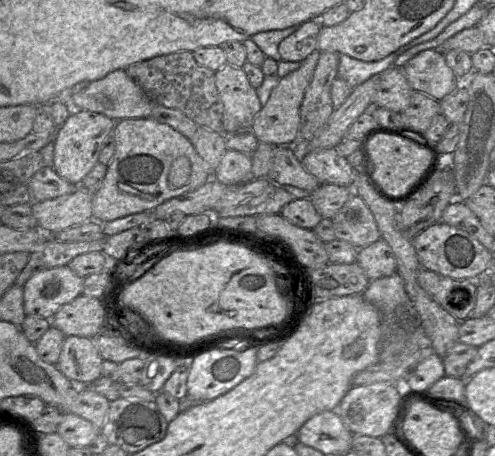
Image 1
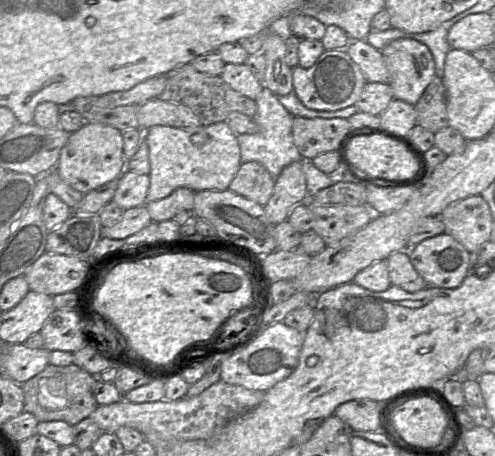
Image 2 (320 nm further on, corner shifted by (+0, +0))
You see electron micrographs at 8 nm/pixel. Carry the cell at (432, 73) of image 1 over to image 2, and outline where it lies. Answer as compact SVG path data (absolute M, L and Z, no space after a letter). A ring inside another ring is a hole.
M351 40L345 49L364 74L366 82L388 84L389 73L381 50L375 49L366 40Z

